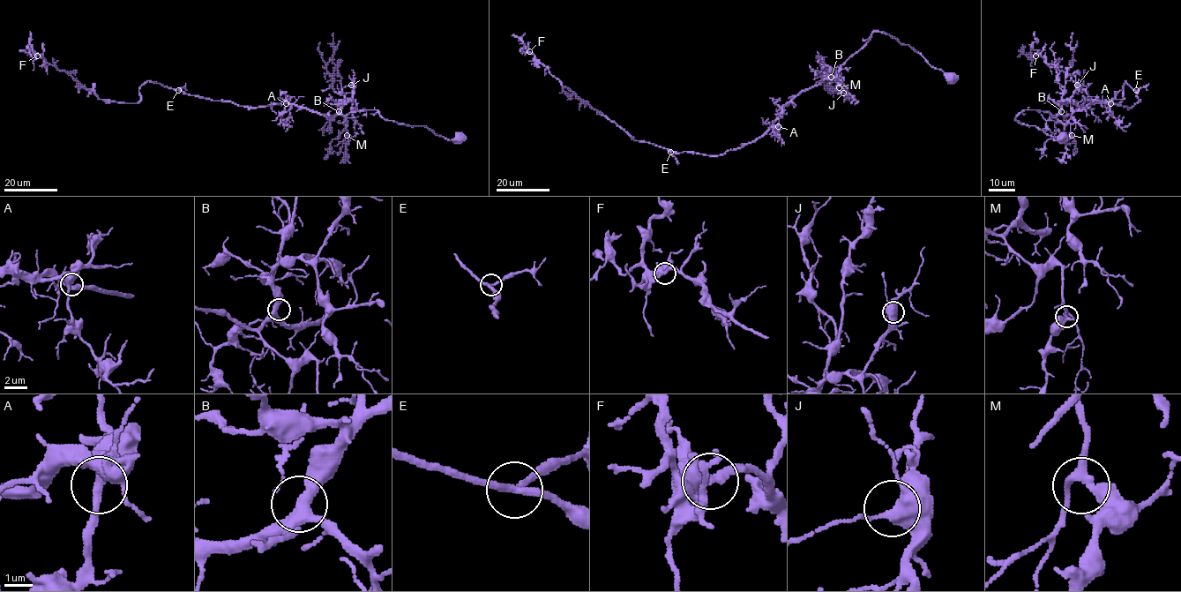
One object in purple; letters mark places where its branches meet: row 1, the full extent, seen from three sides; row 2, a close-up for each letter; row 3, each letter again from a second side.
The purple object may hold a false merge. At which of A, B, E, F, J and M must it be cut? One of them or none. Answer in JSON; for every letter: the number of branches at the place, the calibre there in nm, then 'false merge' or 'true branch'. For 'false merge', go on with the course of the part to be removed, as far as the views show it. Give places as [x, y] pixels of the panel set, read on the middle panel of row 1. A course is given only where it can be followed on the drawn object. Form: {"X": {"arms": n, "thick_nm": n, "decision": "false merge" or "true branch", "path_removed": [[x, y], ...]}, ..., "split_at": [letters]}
{"A": {"arms": 3, "thick_nm": 400, "decision": "true branch"}, "B": {"arms": 3, "thick_nm": 400, "decision": "true branch"}, "E": {"arms": 3, "thick_nm": 240, "decision": "true branch"}, "F": {"arms": 3, "thick_nm": 360, "decision": "true branch"}, "J": {"arms": 3, "thick_nm": 440, "decision": "true branch"}, "M": {"arms": 3, "thick_nm": 280, "decision": "true branch"}, "split_at": []}

